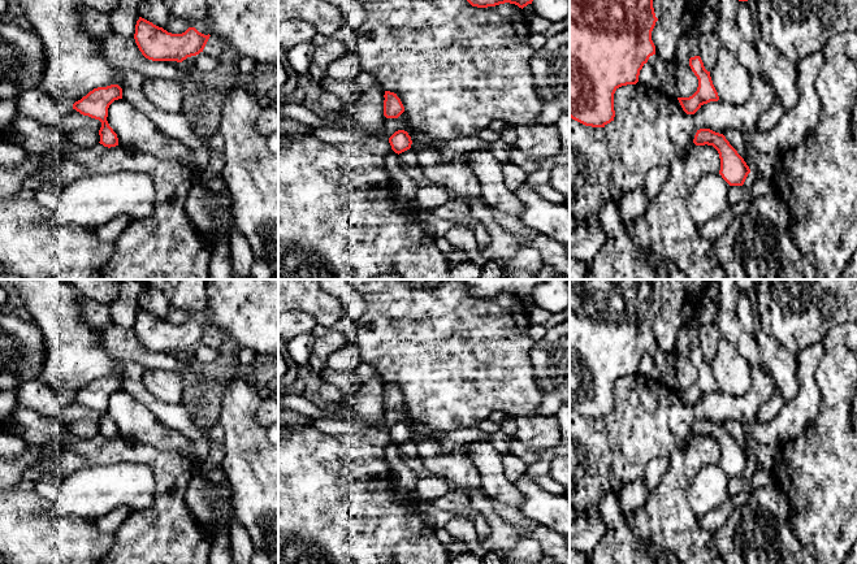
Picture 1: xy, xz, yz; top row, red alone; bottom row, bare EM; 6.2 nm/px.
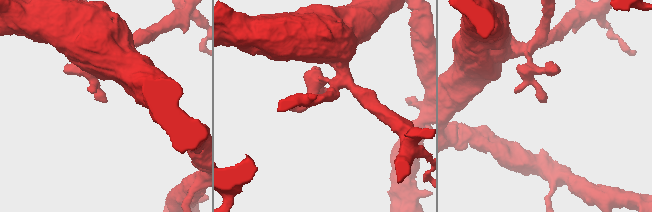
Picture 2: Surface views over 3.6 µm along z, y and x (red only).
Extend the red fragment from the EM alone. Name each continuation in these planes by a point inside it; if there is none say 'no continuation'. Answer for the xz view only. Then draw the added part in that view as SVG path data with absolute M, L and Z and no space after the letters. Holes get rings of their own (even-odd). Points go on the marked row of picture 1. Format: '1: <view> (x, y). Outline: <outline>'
no continuation

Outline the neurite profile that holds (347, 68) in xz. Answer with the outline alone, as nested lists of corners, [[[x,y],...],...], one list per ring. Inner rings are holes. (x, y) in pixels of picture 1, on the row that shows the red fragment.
[[[350,49],[343,57],[332,62],[326,71],[326,78],[352,82],[362,73],[356,53]]]

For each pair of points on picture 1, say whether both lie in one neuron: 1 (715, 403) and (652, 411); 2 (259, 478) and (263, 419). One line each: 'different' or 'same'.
1: same
2: different

